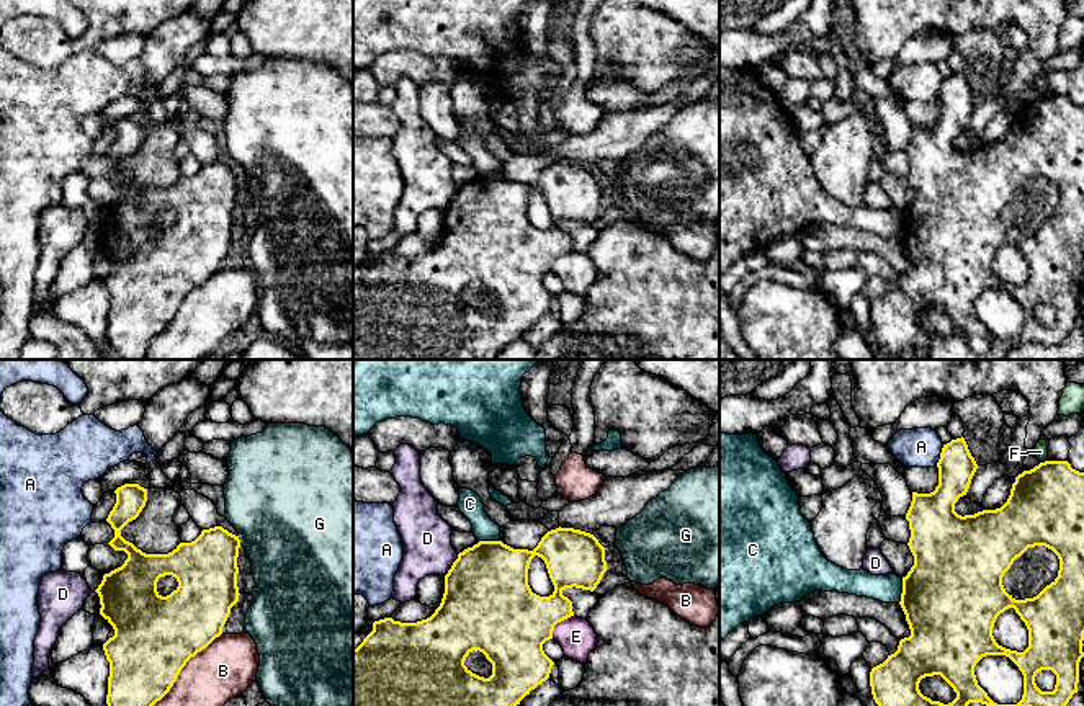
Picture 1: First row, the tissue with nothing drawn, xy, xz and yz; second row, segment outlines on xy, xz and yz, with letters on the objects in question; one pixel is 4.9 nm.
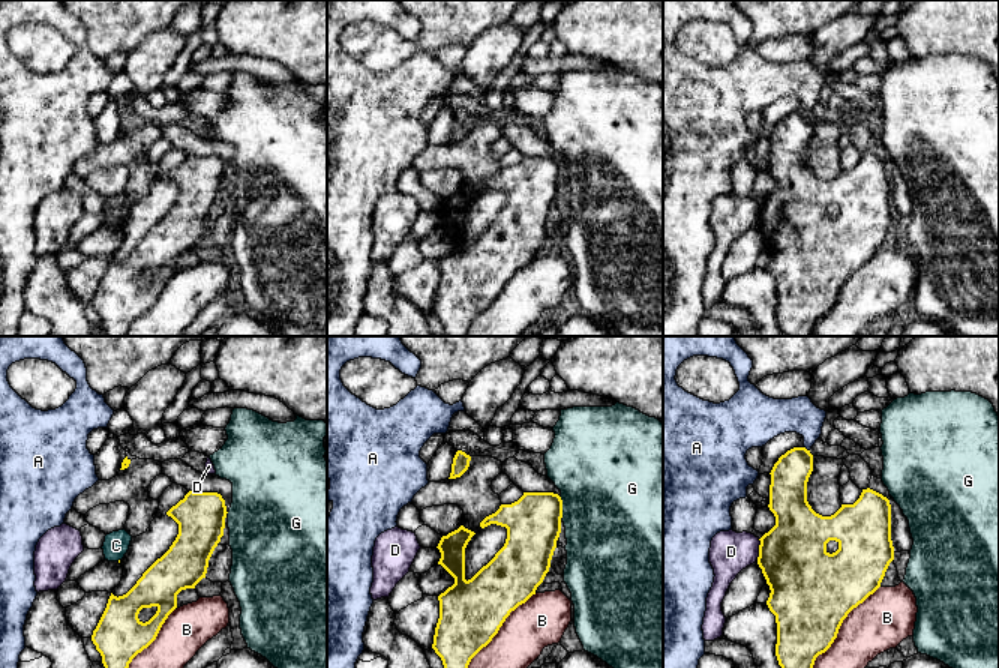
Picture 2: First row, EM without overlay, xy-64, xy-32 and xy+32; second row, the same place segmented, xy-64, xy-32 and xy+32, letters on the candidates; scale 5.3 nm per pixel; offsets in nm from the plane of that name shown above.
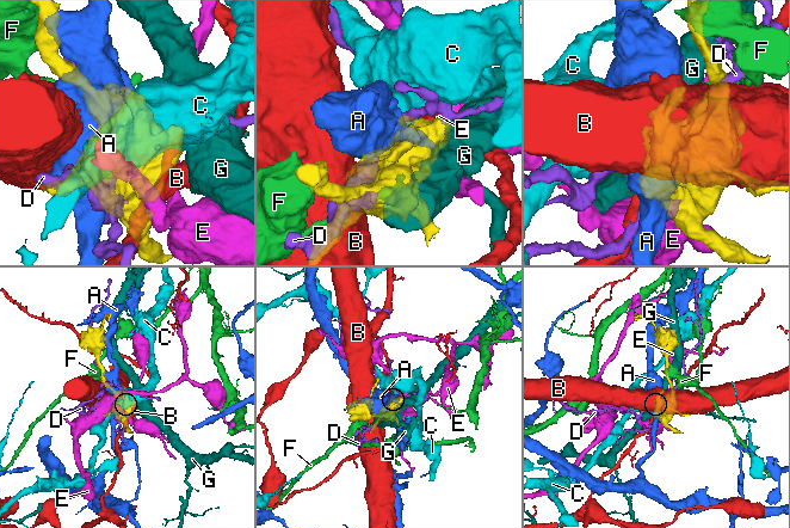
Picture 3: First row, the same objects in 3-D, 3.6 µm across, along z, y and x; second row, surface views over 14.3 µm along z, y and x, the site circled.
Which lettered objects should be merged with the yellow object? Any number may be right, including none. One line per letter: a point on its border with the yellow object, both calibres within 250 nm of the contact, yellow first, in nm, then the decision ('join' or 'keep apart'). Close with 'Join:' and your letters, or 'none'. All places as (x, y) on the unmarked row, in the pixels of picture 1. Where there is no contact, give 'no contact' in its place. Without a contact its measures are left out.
A: meets yellow in yz at (940, 89); 180 nm thick on the yellow side, 190 nm on the other; keep apart
B: meets yellow in xy at (177, 311); 400 nm thick on the yellow side, 280 nm on the other; keep apart
C: meets yellow in yz at (903, 224); 480 nm thick on the yellow side, 140 nm on the other; keep apart
D: meets yellow in xz at (452, 200); 440 nm thick on the yellow side, 240 nm on the other; keep apart
E: meets yellow in xz at (558, 255); 380 nm thick on the yellow side, 180 nm on the other; keep apart
F: meets yellow in yz at (1045, 95); 380 nm thick on the yellow side, 70 nm on the other; keep apart
G: meets yellow in xy at (239, 174); 300 nm thick on the yellow side, 480 nm on the other; keep apart
Join: none

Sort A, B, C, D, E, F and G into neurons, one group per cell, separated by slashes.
A / B / C / D / E / F / G

